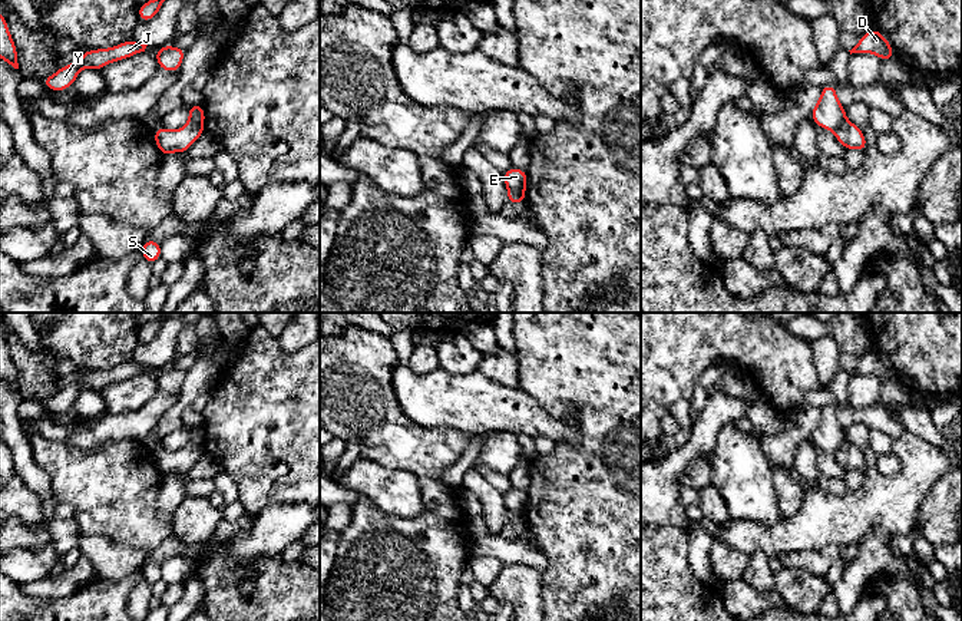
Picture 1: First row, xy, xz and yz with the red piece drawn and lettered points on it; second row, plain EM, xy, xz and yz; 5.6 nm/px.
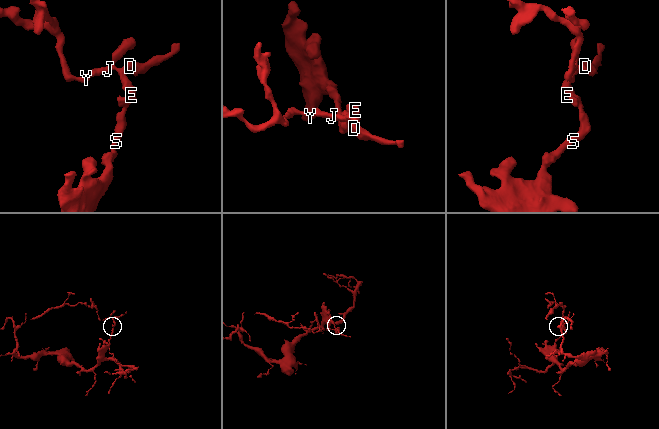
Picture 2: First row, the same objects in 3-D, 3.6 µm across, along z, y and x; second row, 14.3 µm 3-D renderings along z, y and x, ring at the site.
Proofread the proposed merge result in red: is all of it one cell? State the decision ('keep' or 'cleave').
cleave

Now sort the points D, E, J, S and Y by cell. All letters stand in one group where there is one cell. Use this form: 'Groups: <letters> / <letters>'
Groups: D E J Y / S

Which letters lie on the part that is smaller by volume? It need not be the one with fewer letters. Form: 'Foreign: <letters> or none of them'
Foreign: D, E, J, Y

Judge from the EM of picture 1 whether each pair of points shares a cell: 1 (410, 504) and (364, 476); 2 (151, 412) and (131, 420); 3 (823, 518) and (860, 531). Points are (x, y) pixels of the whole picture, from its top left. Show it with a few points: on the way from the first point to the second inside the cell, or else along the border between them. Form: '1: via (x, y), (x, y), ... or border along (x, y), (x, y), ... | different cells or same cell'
1: via (399, 494), (384, 484), (376, 484) | same cell
2: via (146, 416), (142, 420), (135, 420) | same cell
3: via (832, 519), (849, 519), (852, 522) | same cell

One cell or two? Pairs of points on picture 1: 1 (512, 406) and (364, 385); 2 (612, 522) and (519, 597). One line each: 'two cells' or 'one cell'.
1: two cells
2: two cells

